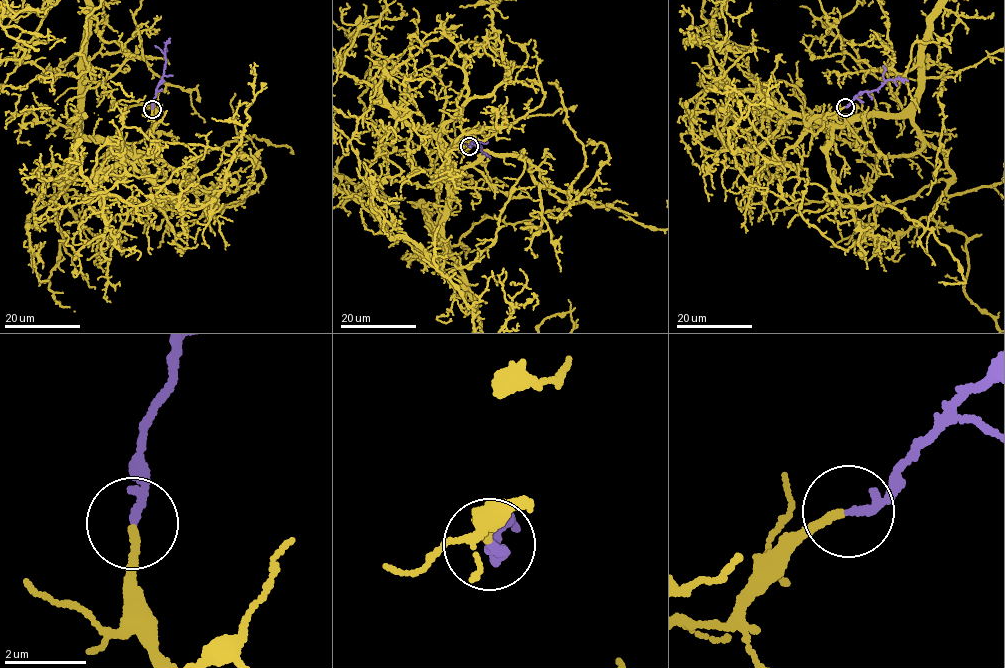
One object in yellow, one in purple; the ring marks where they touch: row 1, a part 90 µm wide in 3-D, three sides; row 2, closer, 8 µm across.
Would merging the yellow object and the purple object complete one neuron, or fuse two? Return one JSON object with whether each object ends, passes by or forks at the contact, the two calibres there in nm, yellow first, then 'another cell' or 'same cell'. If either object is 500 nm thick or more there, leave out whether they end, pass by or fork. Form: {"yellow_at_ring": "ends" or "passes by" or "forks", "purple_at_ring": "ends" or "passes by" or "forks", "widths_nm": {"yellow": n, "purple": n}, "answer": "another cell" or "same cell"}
{"yellow_at_ring": "ends", "purple_at_ring": "ends", "widths_nm": {"yellow": 190, "purple": 200}, "answer": "same cell"}

